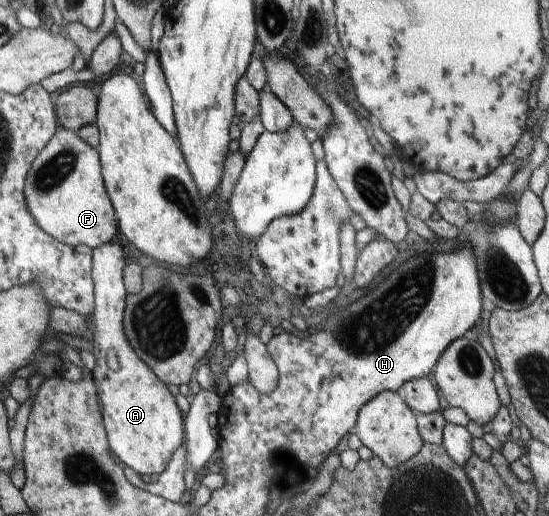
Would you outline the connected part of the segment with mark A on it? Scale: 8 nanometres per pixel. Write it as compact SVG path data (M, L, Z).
M107 241L99 247L92 249L91 269L94 283L94 308L95 323L94 356L96 365L92 371L97 397L101 401L101 409L105 431L112 453L116 458L131 467L139 475L155 475L163 473L171 461L171 455L184 445L185 429L181 411L175 403L175 398L169 392L167 386L137 357L133 347L129 345L129 339L123 331L123 317L127 291L125 291L122 278L125 259L123 248L114 241Z

